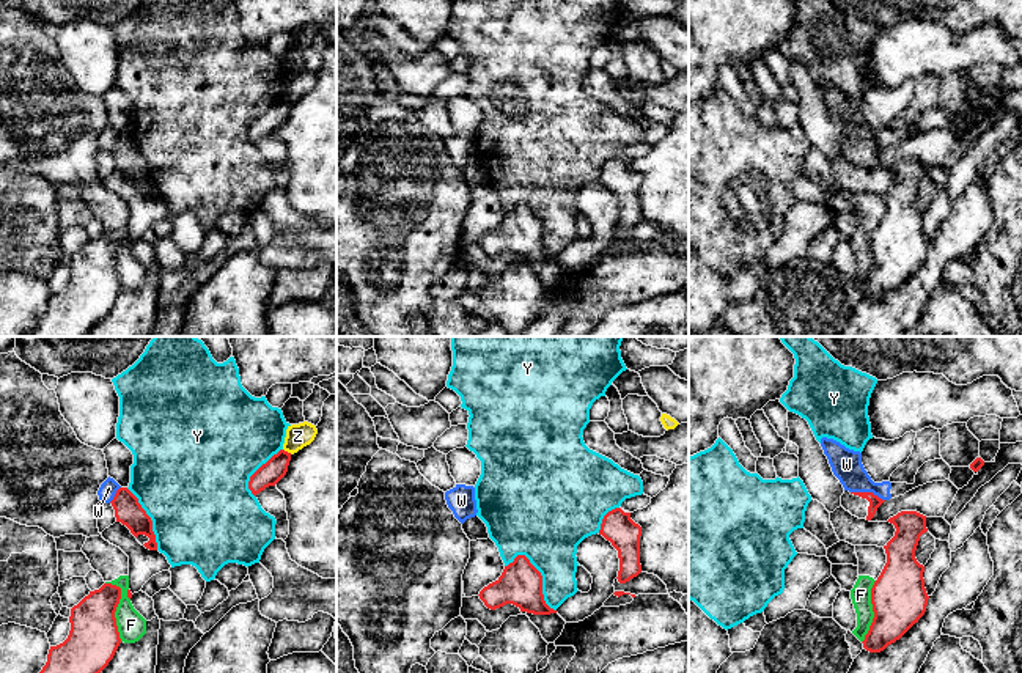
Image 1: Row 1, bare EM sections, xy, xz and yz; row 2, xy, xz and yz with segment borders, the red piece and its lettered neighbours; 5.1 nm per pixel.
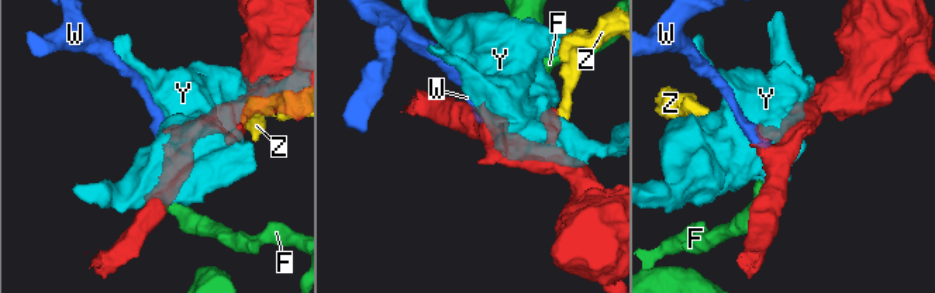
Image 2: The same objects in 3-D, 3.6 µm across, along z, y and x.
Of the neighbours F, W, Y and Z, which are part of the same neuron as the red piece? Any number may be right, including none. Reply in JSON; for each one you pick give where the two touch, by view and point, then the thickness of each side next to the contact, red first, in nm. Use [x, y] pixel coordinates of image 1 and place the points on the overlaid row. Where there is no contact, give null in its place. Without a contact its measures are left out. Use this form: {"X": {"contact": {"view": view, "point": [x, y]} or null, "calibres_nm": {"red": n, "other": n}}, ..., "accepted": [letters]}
{"accepted": []}

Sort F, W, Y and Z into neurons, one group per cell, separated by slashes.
F / W / Y / Z

